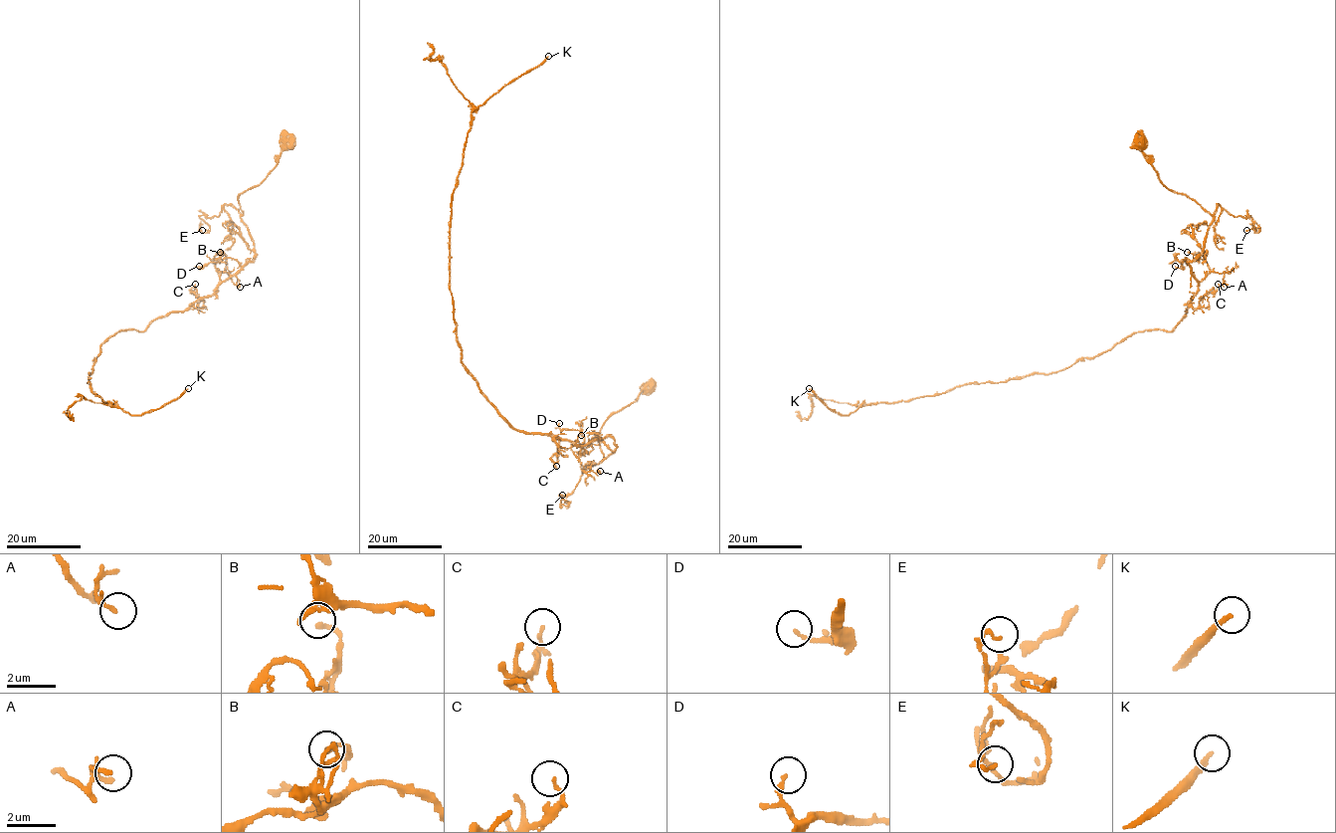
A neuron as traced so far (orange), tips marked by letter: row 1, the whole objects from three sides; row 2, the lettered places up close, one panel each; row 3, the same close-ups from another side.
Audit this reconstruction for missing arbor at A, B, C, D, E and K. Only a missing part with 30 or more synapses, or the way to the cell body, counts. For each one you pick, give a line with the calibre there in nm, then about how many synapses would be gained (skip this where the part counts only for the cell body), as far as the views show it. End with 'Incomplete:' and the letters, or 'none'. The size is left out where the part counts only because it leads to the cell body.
K: 190 nm | 650 syn
Incomplete: K

